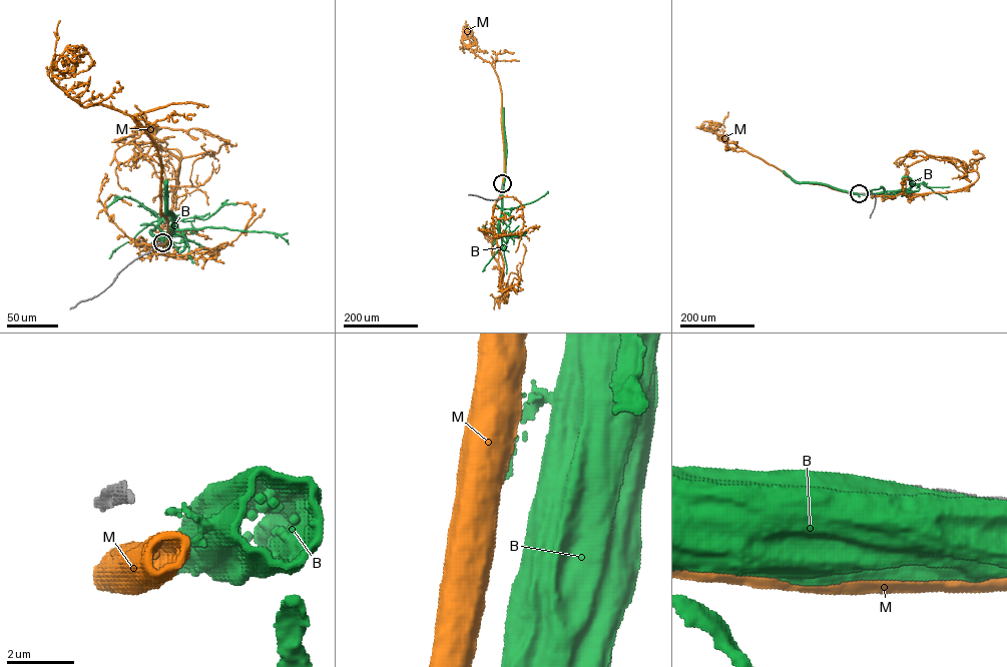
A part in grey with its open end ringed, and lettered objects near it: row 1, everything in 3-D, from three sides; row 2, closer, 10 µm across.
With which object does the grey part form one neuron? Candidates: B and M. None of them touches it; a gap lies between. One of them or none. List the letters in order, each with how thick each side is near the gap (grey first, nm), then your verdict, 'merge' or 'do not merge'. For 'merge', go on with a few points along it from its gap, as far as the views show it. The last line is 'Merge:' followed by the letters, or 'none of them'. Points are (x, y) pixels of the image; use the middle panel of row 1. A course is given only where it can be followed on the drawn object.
B: 200/150 nm | do not merge
M: 200/750 nm | do not merge
Merge: none of them

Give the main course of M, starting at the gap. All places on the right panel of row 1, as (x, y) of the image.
M: (859, 193), (923, 193), (961, 189), (978, 178), (970, 161), (983, 155), (976, 151)

